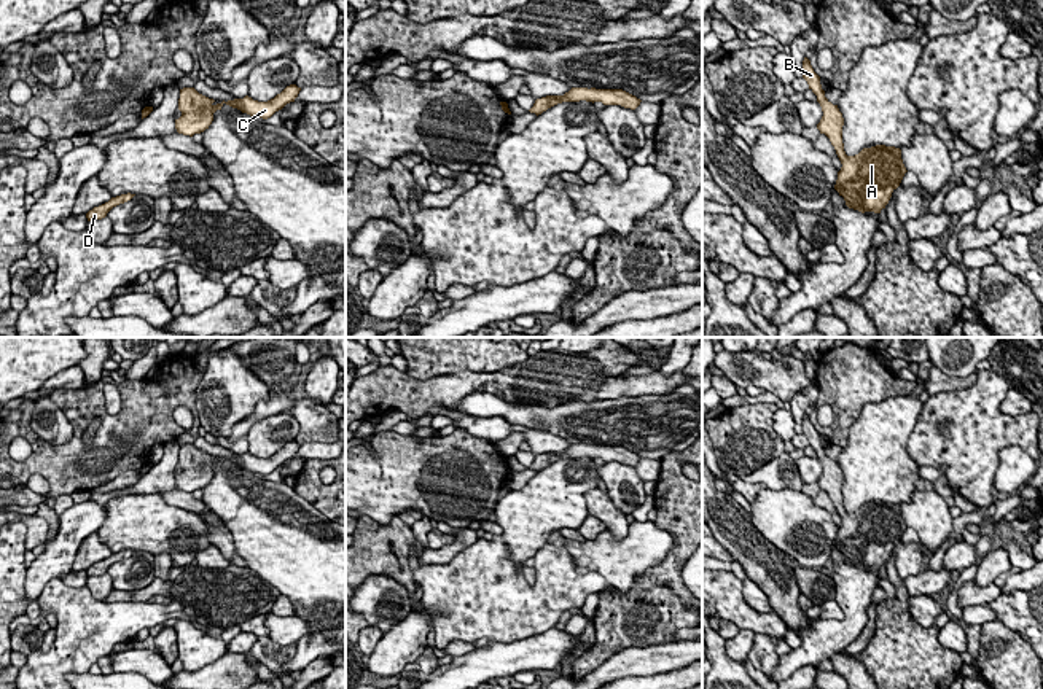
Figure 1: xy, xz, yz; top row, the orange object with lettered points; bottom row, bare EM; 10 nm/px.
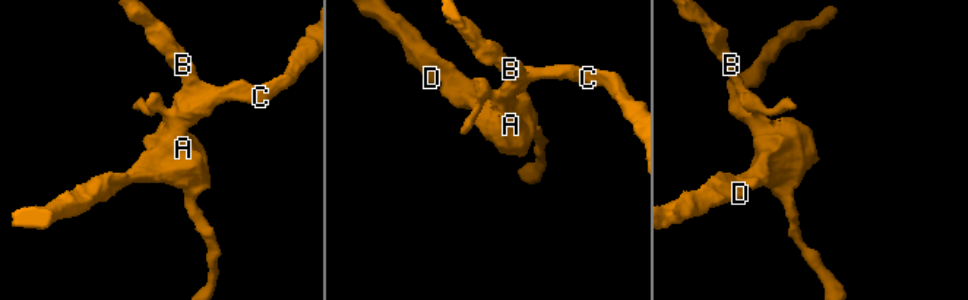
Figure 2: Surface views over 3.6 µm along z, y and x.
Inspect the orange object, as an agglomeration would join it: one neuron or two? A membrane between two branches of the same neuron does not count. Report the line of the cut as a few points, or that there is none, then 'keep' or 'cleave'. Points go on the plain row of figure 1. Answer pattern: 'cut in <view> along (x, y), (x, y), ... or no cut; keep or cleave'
no cut; keep

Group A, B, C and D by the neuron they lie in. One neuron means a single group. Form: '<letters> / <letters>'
A B C D

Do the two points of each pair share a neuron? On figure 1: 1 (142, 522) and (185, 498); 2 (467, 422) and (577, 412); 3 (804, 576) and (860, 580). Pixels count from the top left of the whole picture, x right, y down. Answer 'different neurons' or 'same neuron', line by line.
1: different neurons
2: different neurons
3: different neurons

